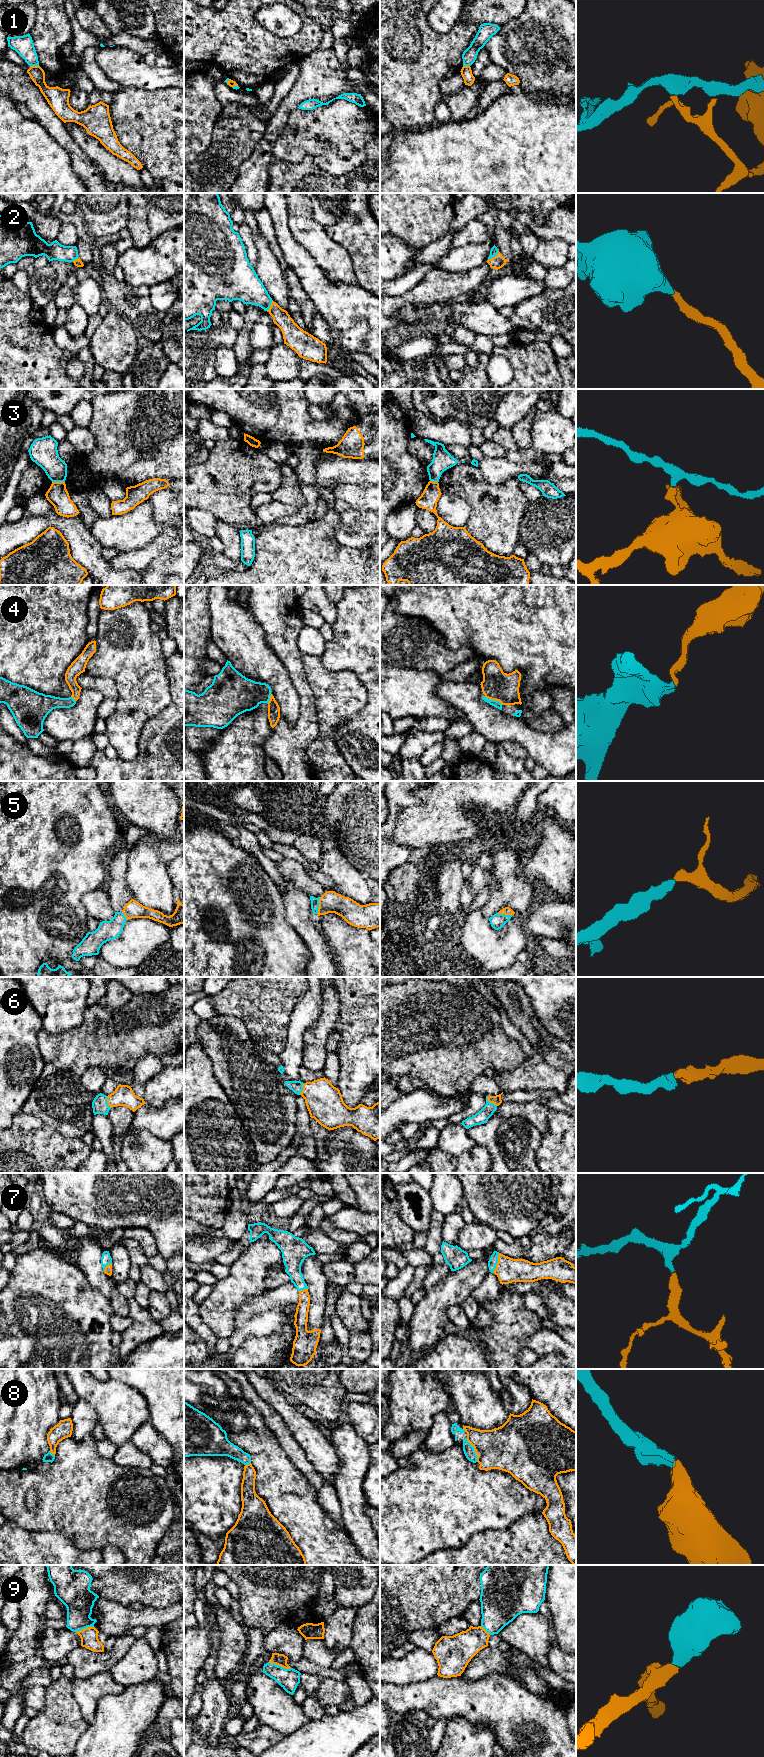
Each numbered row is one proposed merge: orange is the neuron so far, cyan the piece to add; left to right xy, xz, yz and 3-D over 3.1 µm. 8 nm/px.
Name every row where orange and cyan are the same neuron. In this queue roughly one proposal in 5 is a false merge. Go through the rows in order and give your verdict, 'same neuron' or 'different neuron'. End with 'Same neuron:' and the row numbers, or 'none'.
1: different neuron
2: same neuron
3: different neuron
4: same neuron
5: same neuron
6: same neuron
7: same neuron
8: same neuron
9: same neuron
Same neuron: 2, 4, 5, 6, 7, 8, 9

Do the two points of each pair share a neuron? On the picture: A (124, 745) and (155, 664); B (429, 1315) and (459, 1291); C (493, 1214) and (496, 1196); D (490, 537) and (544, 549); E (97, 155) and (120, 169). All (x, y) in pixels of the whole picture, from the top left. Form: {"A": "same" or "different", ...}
{"A": "same", "B": "same", "C": "same", "D": "different", "E": "same"}

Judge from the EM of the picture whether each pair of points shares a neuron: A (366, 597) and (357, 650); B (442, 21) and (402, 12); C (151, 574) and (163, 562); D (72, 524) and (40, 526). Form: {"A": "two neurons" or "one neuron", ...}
{"A": "one neuron", "B": "two neurons", "C": "one neuron", "D": "two neurons"}

